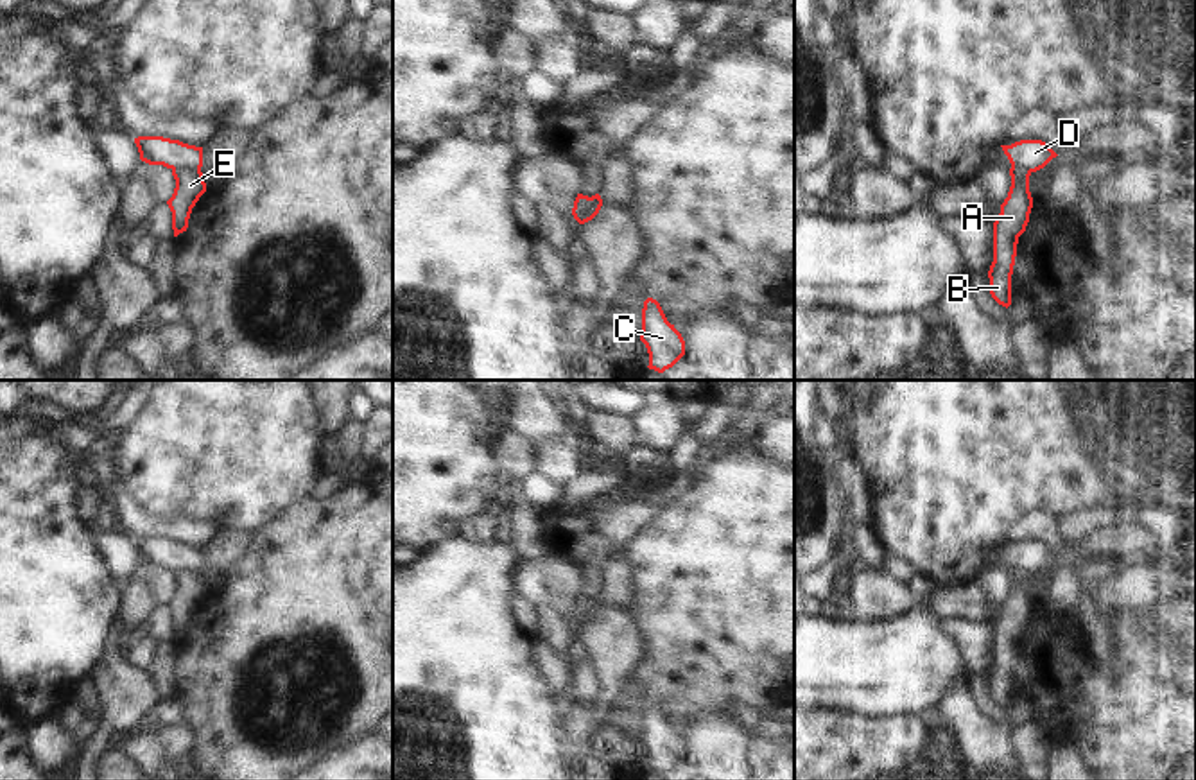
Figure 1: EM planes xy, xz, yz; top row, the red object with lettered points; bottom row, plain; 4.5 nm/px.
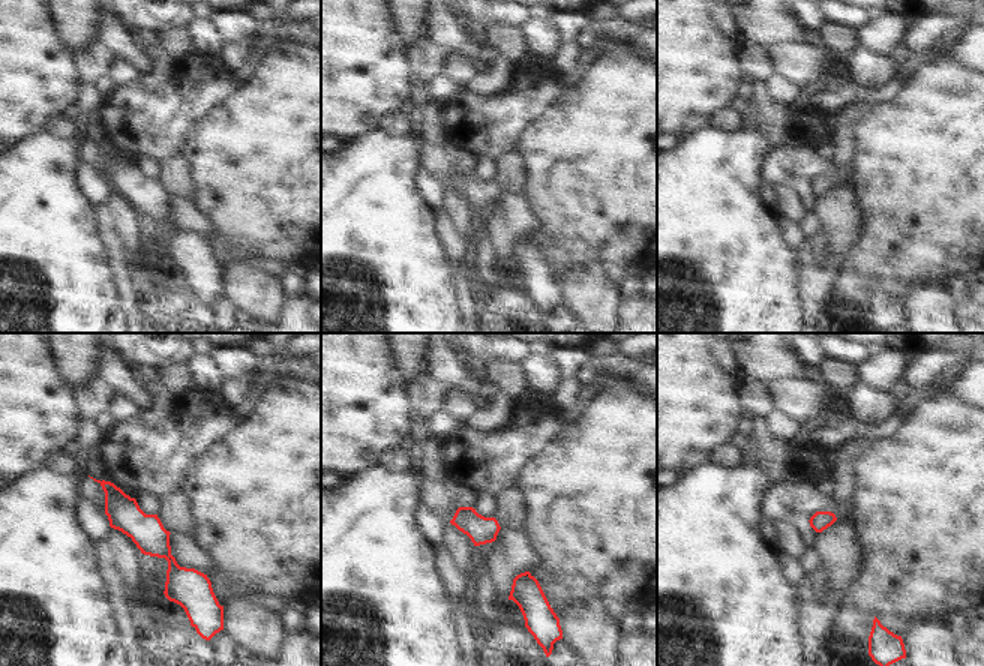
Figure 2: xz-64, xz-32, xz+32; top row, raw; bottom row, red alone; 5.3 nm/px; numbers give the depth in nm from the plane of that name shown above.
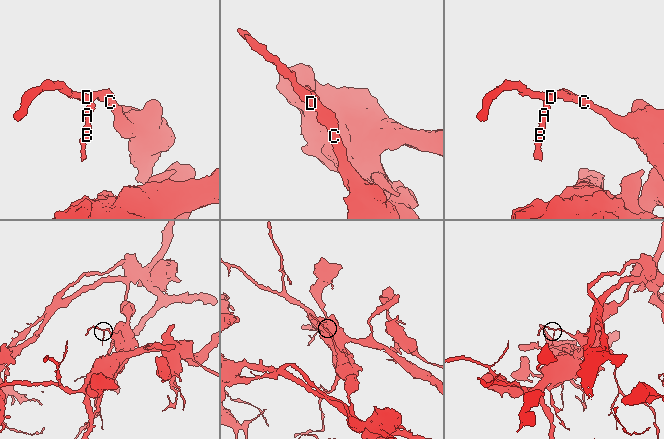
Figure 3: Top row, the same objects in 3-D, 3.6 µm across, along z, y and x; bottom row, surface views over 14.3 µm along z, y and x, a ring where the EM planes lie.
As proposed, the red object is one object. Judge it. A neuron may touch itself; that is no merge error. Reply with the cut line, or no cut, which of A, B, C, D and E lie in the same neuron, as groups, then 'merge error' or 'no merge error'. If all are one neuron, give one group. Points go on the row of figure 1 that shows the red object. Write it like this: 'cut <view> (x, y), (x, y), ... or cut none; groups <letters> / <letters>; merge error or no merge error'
cut xy (199, 167), (173, 171); groups A B E / C D; merge error

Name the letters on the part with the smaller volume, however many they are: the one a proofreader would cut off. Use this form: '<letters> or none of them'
A, B, E

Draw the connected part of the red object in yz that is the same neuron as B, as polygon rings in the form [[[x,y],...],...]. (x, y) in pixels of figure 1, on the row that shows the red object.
[[[1011,167],[1011,186],[1001,204],[1001,213],[993,222],[993,262],[988,271],[990,294],[1002,305],[1011,305],[1011,274],[1017,256],[1018,237],[1026,231],[1033,197],[1029,192],[1029,176],[1026,169]]]

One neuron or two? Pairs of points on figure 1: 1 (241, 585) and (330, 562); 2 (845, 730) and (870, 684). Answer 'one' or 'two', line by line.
1: one
2: two

